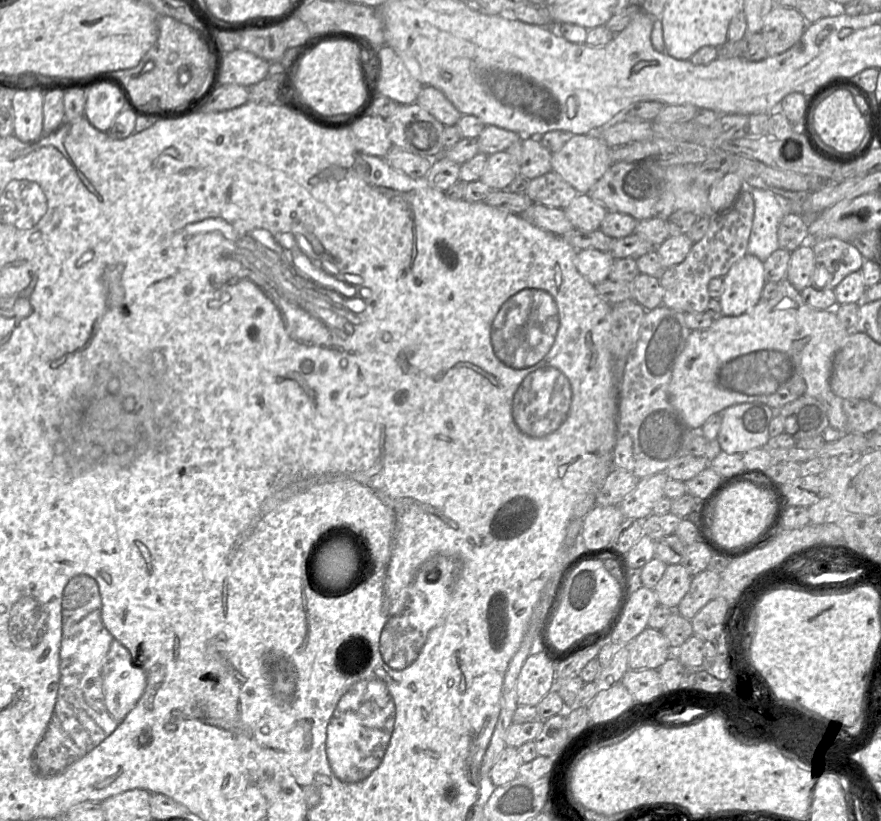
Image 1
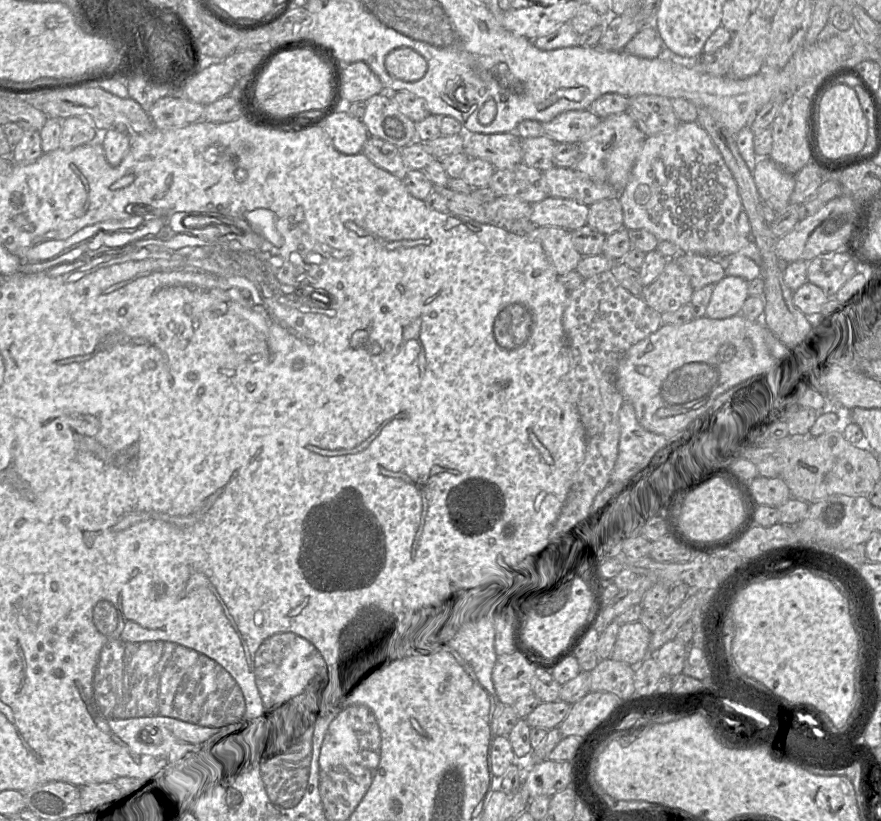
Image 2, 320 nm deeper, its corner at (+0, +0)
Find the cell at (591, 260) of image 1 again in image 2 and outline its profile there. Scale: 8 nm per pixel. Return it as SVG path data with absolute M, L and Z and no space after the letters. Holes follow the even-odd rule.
M533 227L527 237L539 242L558 275L566 274L576 270L576 267L582 255L575 248L571 231L567 231L560 227Z

